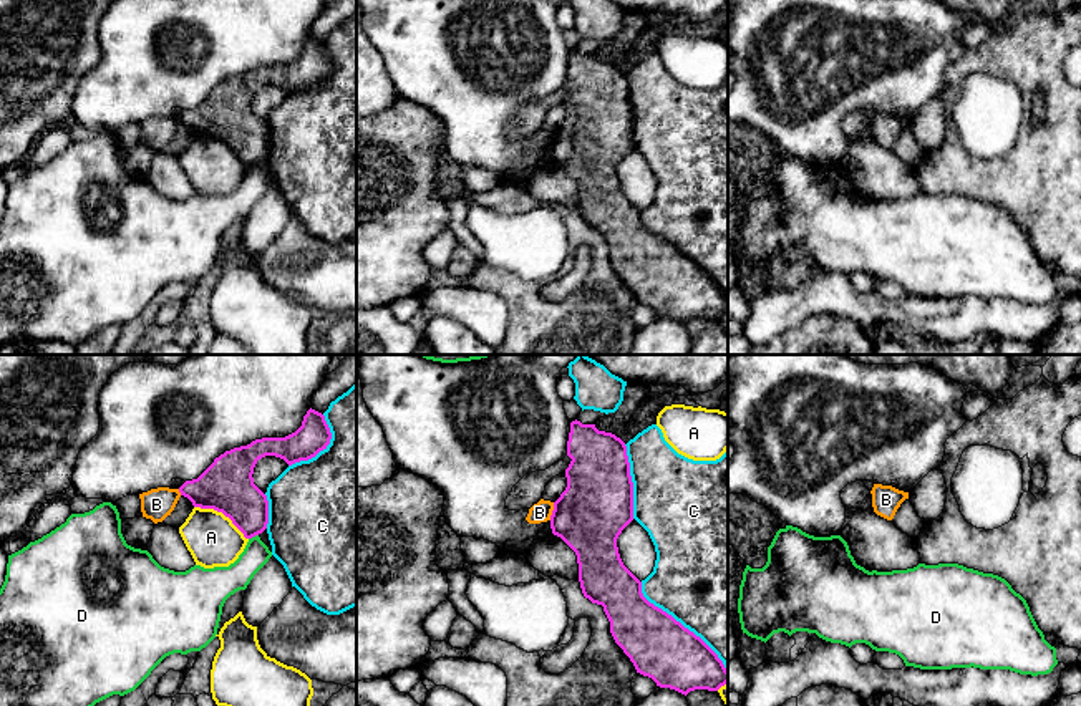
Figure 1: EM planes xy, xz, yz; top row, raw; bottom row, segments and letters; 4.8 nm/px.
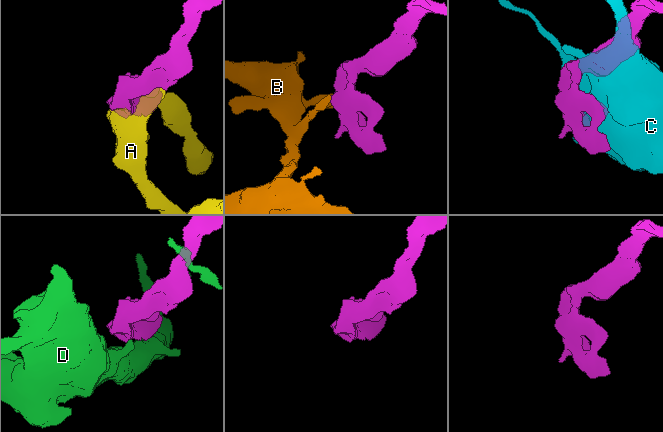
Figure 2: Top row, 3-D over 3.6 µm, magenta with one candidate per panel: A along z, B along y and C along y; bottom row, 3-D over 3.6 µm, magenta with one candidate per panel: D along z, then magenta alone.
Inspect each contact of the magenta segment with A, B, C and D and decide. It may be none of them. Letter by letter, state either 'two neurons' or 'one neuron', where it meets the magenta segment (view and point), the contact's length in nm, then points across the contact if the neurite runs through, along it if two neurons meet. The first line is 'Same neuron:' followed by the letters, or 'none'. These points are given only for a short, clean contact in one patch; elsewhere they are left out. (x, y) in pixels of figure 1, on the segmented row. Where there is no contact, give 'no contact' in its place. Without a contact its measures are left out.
Same neuron: none
A: two neurons; contact xy (222, 512); length 300 nm
B: two neurons; contact xz (552, 511); length 90 nm; border xz (554, 502), (549, 519)
C: two neurons; contact xz (680, 623); length 600 nm
D: two neurons; contact xy (252, 536); length 50 nm; border xy (257, 534), (249, 539)

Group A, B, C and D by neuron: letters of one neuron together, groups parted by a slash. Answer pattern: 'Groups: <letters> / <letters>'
Groups: A / B / C / D

